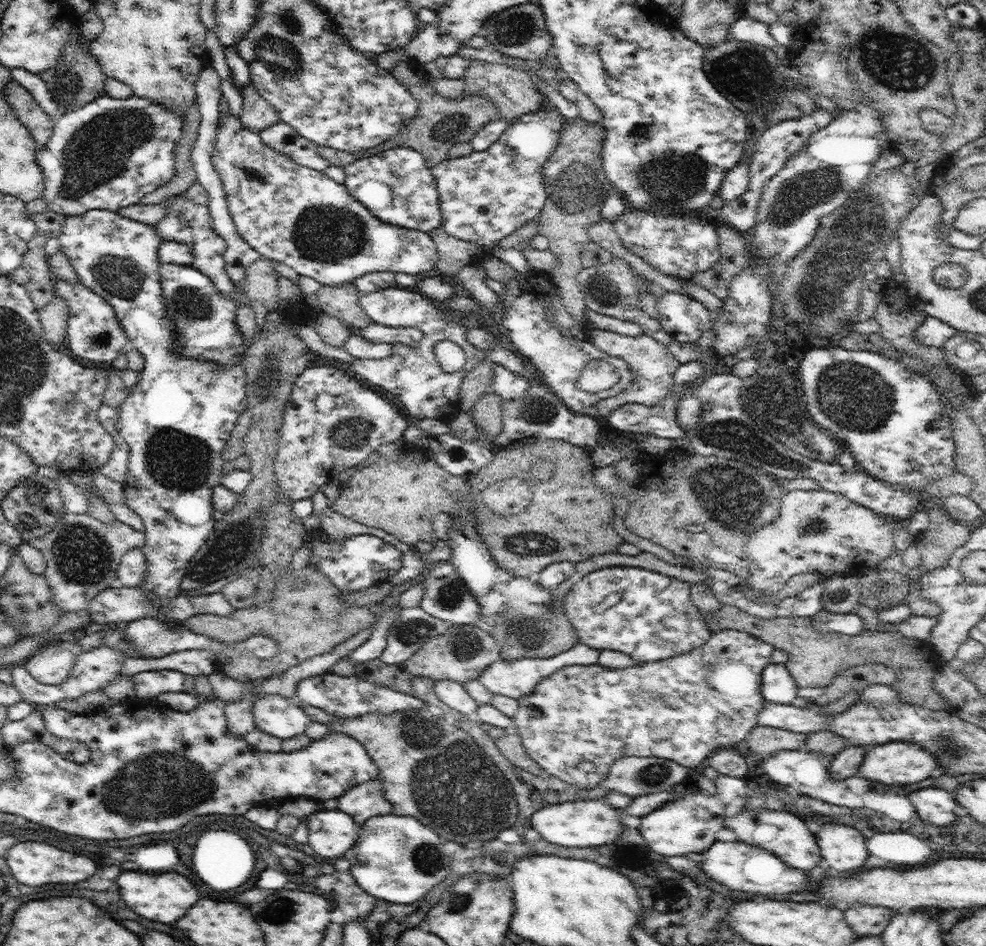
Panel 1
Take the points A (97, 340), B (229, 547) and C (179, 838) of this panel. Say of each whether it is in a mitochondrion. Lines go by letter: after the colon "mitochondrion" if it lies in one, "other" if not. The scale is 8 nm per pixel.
A: mitochondrion
B: mitochondrion
C: other

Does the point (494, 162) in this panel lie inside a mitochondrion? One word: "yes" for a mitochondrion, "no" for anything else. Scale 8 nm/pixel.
no

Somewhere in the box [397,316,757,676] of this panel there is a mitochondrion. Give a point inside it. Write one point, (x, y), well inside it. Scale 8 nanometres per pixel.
(532, 543)

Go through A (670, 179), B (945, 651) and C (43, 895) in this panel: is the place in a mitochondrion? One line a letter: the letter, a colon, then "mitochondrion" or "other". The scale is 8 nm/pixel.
A: mitochondrion
B: other
C: other

